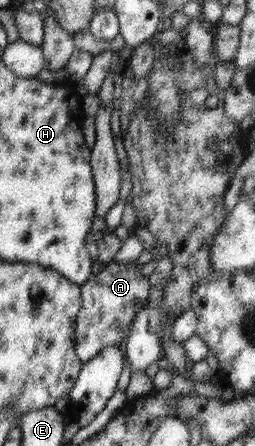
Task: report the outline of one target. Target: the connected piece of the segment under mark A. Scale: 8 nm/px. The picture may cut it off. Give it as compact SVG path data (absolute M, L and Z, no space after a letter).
M112 261L92 274L90 280L83 283L82 307L74 325L74 349L81 362L86 363L98 356L108 345L120 345L131 332L131 325L134 323L135 317L145 308L146 297L150 293L148 277L141 273L141 268L142 265L138 265L136 262L115 263Z

